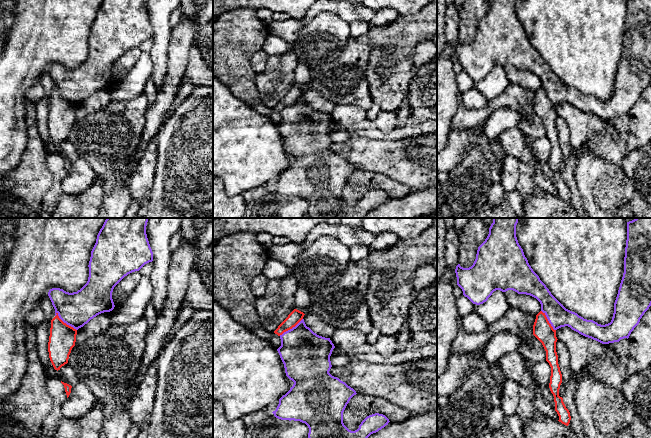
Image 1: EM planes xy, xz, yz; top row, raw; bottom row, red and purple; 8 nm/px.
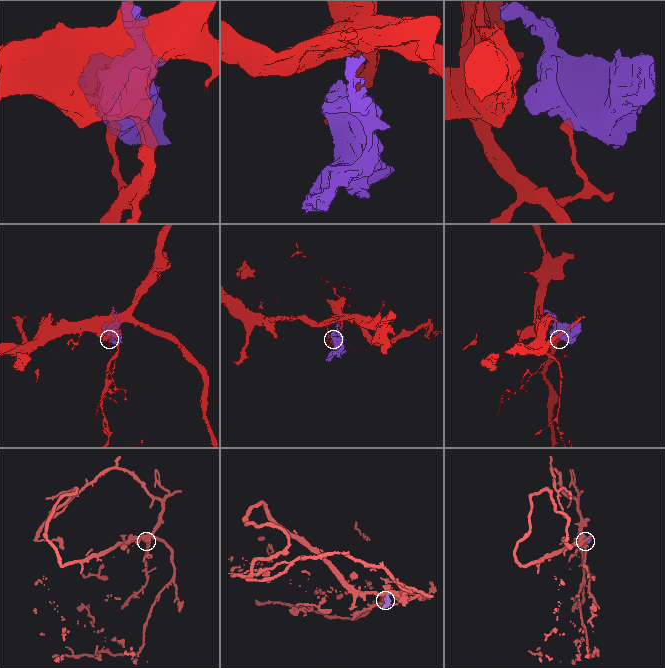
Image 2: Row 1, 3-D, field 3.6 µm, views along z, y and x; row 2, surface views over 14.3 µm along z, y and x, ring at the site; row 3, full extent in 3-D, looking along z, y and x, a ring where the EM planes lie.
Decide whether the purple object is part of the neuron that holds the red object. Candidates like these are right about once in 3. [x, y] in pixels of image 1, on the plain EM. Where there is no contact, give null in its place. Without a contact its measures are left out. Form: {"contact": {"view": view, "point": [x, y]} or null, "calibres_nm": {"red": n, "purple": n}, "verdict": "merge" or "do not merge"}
{"contact": {"view": "xy", "point": [65, 99]}, "calibres_nm": {"red": 220, "purple": 280}, "verdict": "do not merge"}

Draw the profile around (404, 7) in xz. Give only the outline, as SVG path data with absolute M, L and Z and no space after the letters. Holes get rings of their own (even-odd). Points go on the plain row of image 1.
M362 0L362 4L367 8L378 10L391 8L400 15L410 16L419 12L432 0Z

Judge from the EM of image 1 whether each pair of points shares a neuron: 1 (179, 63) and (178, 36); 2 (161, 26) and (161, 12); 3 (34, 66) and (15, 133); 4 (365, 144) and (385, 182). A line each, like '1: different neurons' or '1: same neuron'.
1: same neuron
2: same neuron
3: same neuron
4: different neurons

